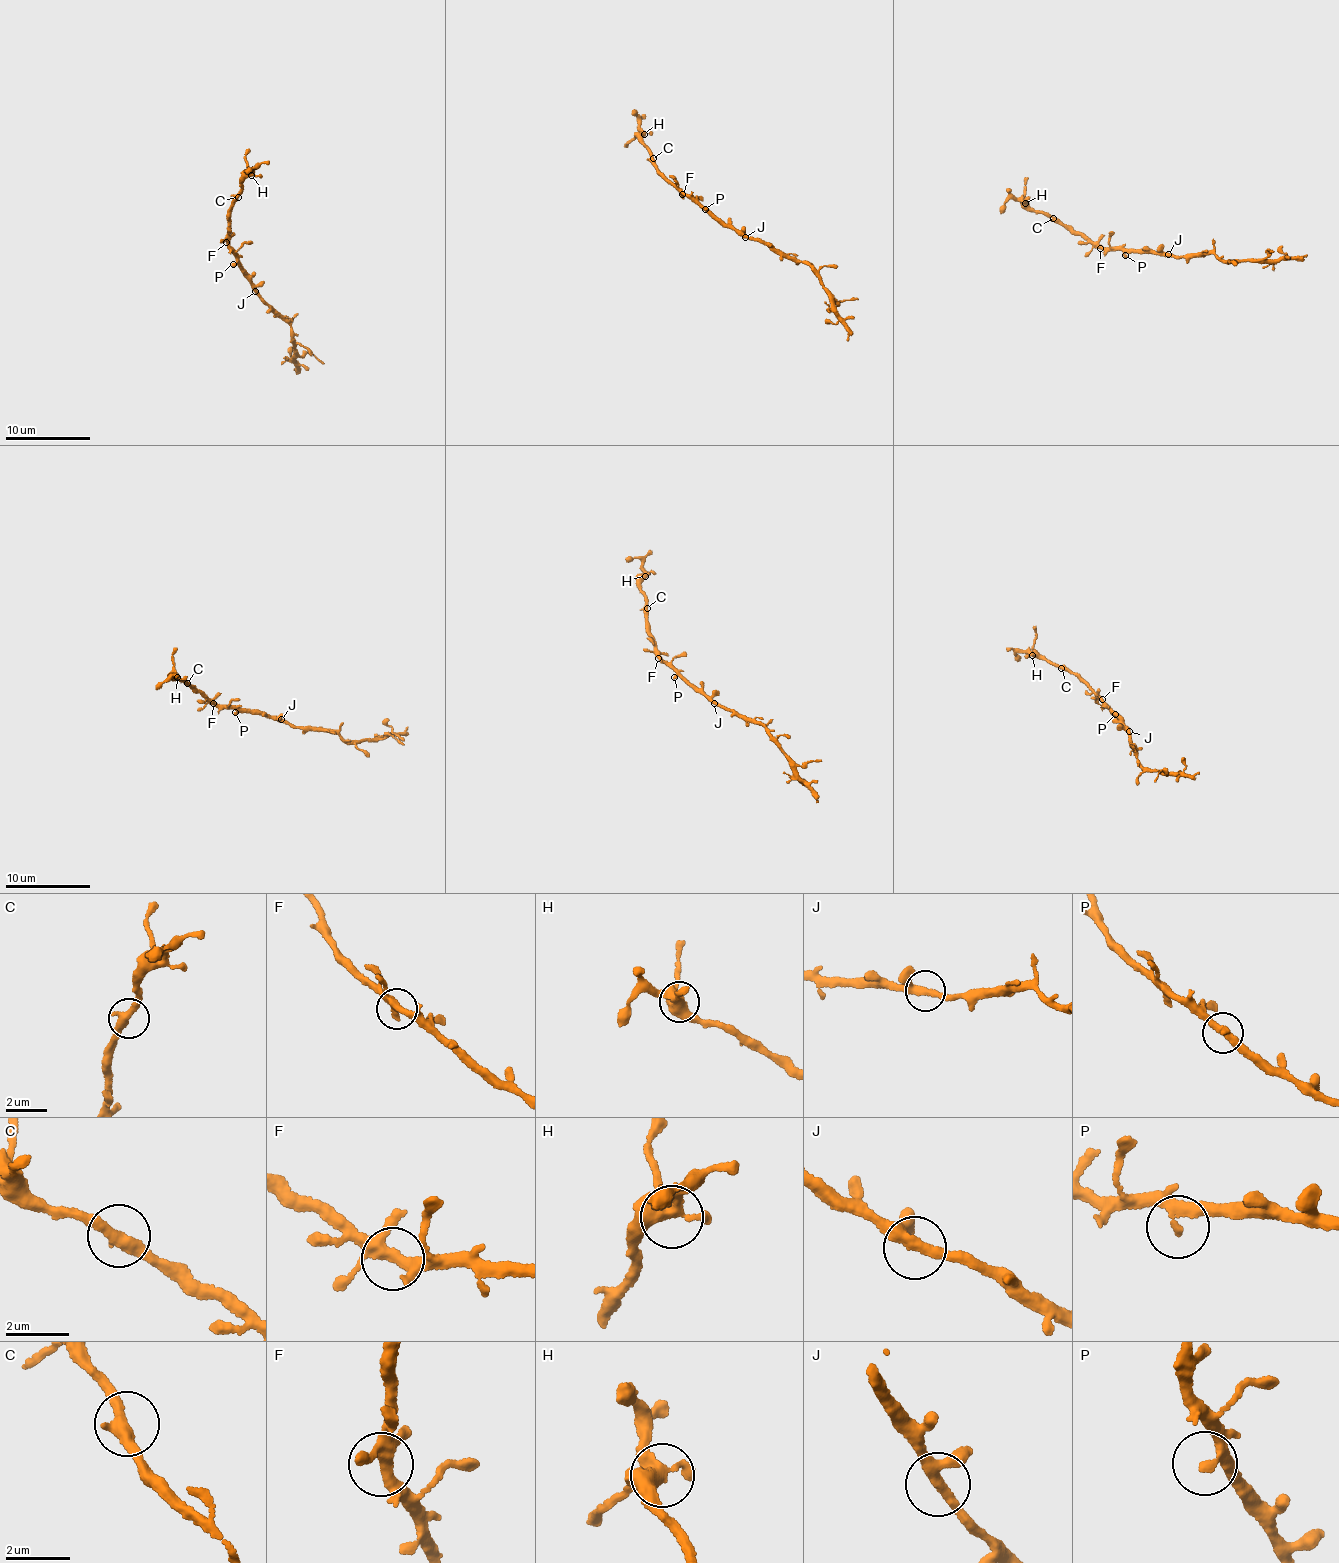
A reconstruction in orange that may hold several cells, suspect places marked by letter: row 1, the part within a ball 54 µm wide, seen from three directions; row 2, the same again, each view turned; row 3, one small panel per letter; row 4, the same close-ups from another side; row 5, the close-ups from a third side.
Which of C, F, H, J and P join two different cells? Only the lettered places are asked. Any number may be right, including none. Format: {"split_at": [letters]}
{"split_at": []}

